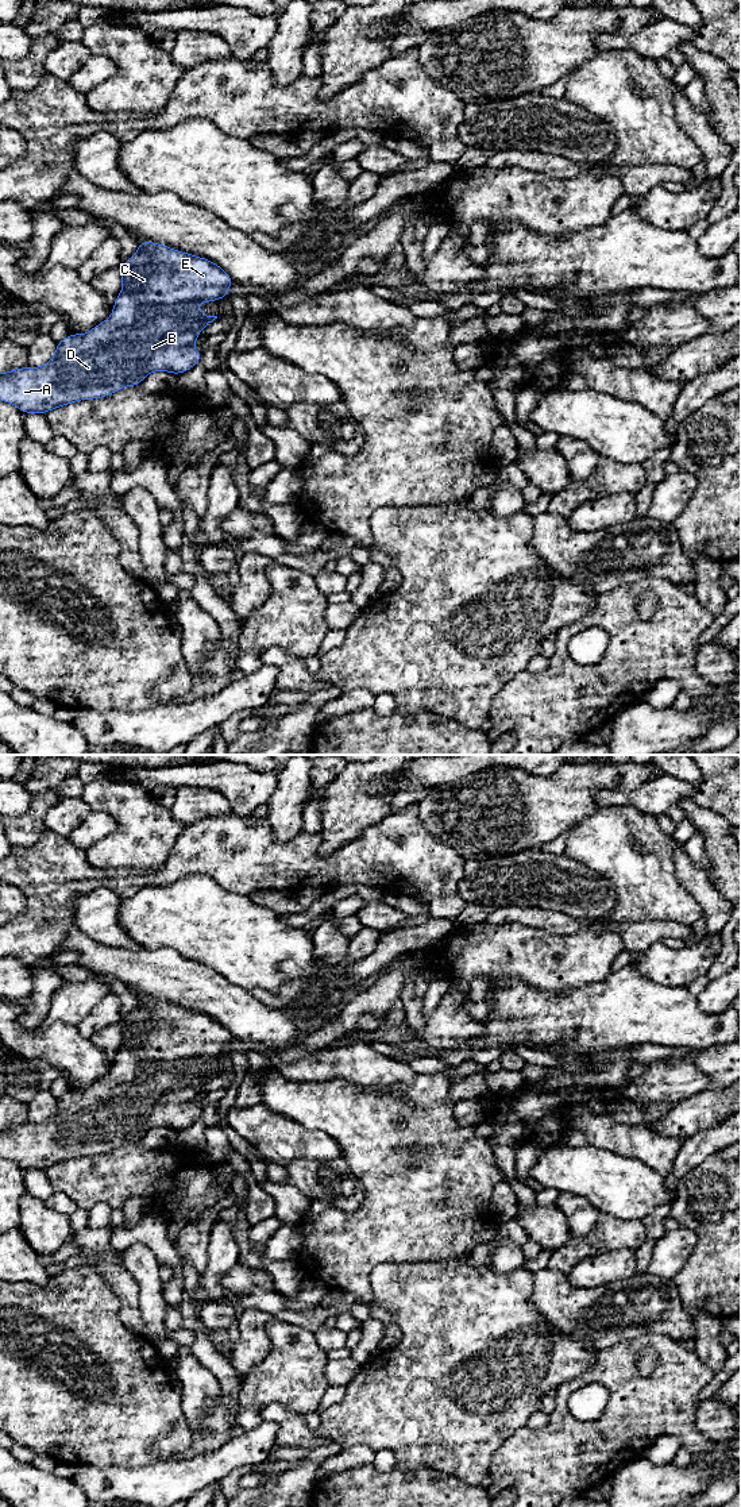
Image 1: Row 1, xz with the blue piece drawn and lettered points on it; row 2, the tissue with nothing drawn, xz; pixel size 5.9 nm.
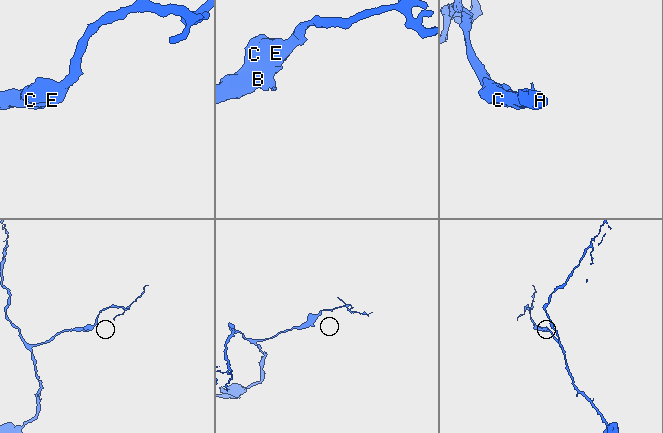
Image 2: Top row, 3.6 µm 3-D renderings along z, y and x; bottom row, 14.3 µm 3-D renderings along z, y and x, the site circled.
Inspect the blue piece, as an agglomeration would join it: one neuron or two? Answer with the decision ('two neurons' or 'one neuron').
one neuron

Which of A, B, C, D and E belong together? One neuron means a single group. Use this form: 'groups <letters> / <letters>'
groups A B C D E

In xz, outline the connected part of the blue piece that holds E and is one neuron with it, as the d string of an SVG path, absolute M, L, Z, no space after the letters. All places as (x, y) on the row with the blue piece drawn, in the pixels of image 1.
M138 242L138 251L121 266L121 292L113 302L112 315L86 334L70 334L57 343L51 361L39 367L22 367L0 374L0 401L13 404L23 413L47 413L80 400L104 398L126 386L138 386L153 371L175 375L201 361L193 348L202 328L217 316L207 316L196 302L211 302L228 296L232 278L217 263L190 253L177 251L155 242Z

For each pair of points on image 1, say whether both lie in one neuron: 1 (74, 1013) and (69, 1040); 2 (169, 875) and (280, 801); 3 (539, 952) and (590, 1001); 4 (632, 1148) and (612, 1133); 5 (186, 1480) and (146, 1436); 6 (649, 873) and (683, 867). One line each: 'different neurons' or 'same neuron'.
1: different neurons
2: different neurons
3: different neurons
4: same neuron
5: different neurons
6: different neurons

